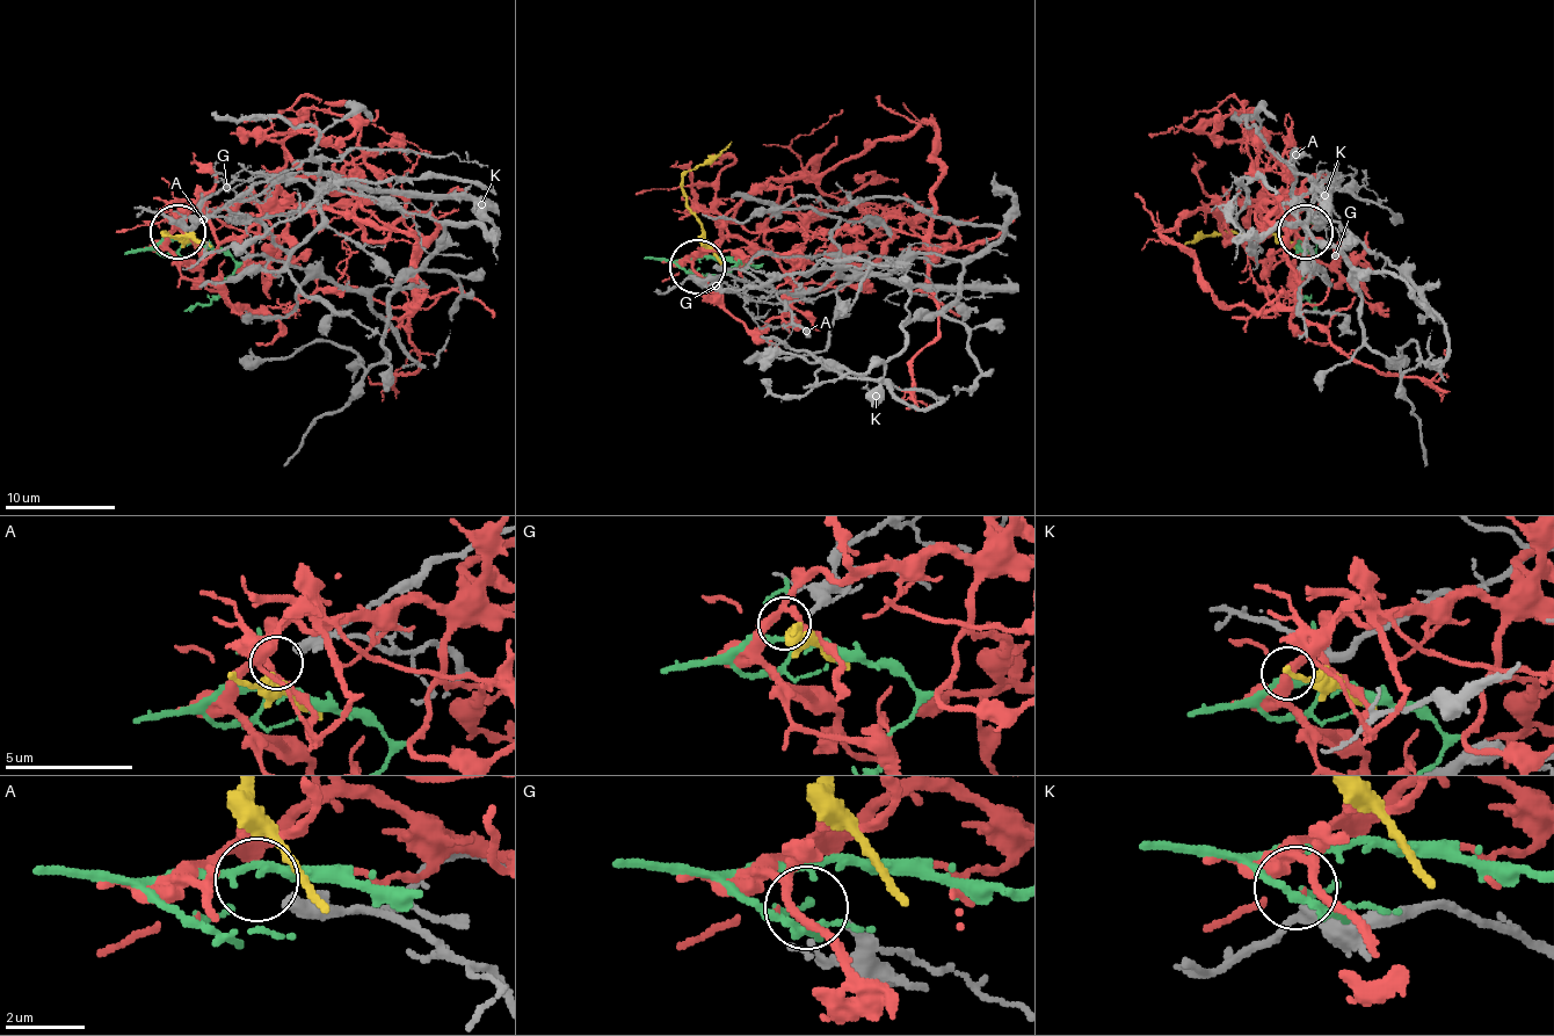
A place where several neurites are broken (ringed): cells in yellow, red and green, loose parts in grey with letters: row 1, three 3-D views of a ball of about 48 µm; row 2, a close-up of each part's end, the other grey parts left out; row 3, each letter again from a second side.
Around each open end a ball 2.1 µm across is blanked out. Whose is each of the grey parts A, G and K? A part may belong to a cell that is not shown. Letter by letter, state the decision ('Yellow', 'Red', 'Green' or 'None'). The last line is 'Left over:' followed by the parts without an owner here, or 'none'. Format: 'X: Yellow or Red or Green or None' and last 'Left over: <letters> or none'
A: Green
G: None
K: None
Left over: G, K

